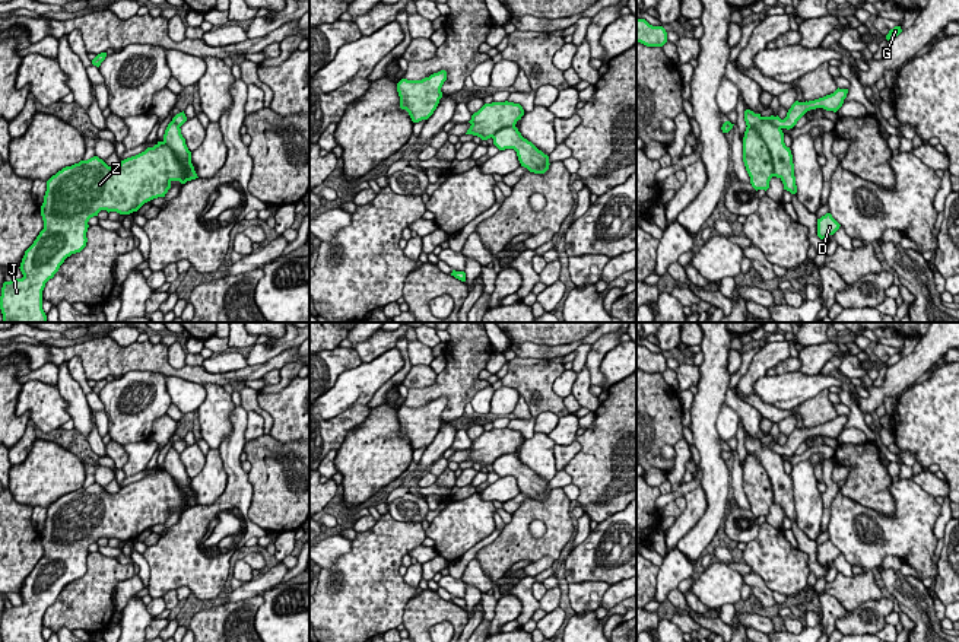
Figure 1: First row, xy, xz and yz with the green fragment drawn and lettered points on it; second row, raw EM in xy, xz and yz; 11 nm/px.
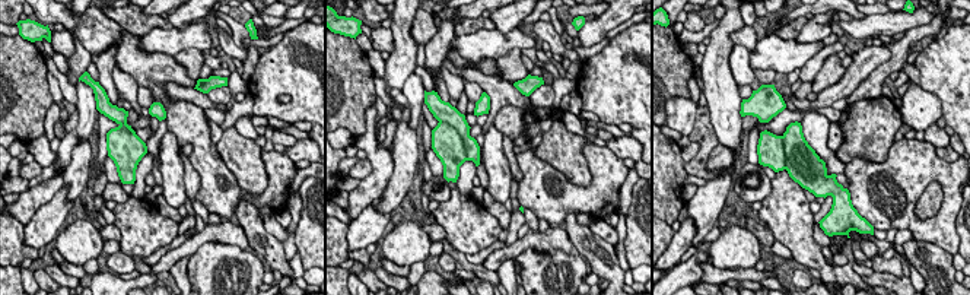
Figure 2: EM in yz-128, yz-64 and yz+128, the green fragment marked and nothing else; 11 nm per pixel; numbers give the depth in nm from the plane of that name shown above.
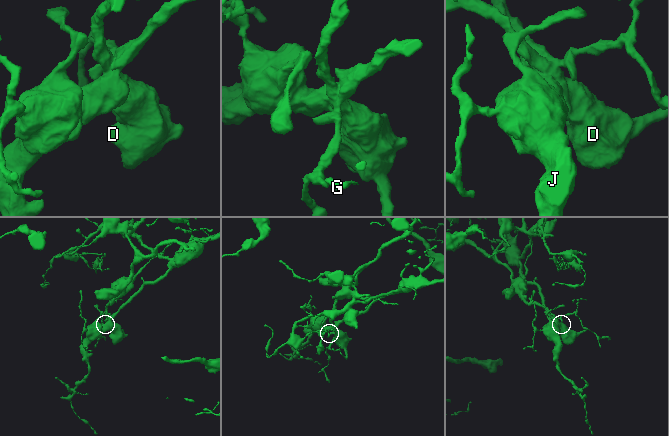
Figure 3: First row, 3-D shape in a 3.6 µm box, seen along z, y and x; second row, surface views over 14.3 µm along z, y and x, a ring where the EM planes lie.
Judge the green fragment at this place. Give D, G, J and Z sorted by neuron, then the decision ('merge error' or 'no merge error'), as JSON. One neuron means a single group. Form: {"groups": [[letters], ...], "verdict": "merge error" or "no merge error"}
{"groups": [["D", "G", "J", "Z"]], "verdict": "no merge error"}

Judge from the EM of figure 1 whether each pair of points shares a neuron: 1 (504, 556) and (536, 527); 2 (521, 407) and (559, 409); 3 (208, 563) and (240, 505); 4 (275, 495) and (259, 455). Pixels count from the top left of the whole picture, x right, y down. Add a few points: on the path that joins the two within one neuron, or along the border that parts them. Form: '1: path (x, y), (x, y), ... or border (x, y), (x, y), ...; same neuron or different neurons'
1: border (534, 518), (530, 524), (530, 533), (539, 539); different neurons
2: border (520, 394), (532, 416); different neurons
3: path (194, 543), (194, 528), (219, 507); same neuron
4: path (275, 485), (275, 472), (269, 466); same neuron

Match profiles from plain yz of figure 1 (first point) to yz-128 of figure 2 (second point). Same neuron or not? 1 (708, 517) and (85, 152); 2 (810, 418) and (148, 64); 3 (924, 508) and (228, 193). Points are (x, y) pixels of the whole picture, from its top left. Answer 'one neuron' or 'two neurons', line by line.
1: one neuron
2: two neurons
3: one neuron

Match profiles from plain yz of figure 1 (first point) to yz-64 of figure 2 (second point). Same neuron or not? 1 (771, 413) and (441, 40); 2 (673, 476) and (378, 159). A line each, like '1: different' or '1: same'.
1: different
2: same

